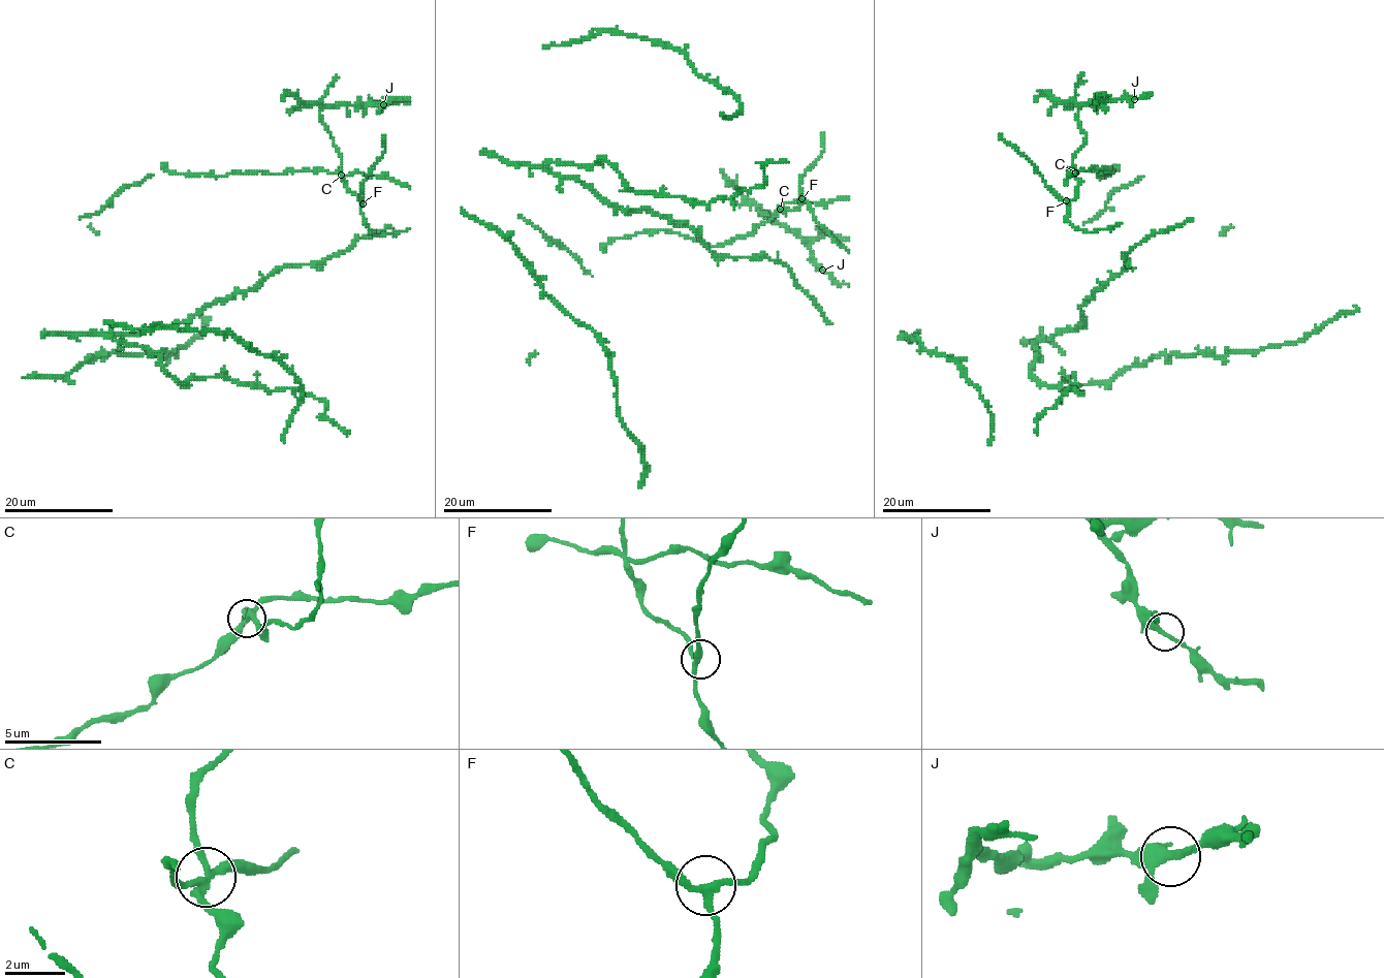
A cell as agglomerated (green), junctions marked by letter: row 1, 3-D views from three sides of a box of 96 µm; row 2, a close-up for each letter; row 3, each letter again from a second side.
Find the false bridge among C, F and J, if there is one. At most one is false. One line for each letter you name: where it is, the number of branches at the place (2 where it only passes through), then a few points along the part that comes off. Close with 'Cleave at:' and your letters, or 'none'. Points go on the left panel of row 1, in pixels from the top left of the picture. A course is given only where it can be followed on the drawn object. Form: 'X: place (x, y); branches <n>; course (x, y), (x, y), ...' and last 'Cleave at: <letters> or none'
C: place (341, 175); branches 4; course (341, 175), (321, 169), (279, 175), (260, 171), (206, 176), (170, 174), (164, 164)
Cleave at: C

